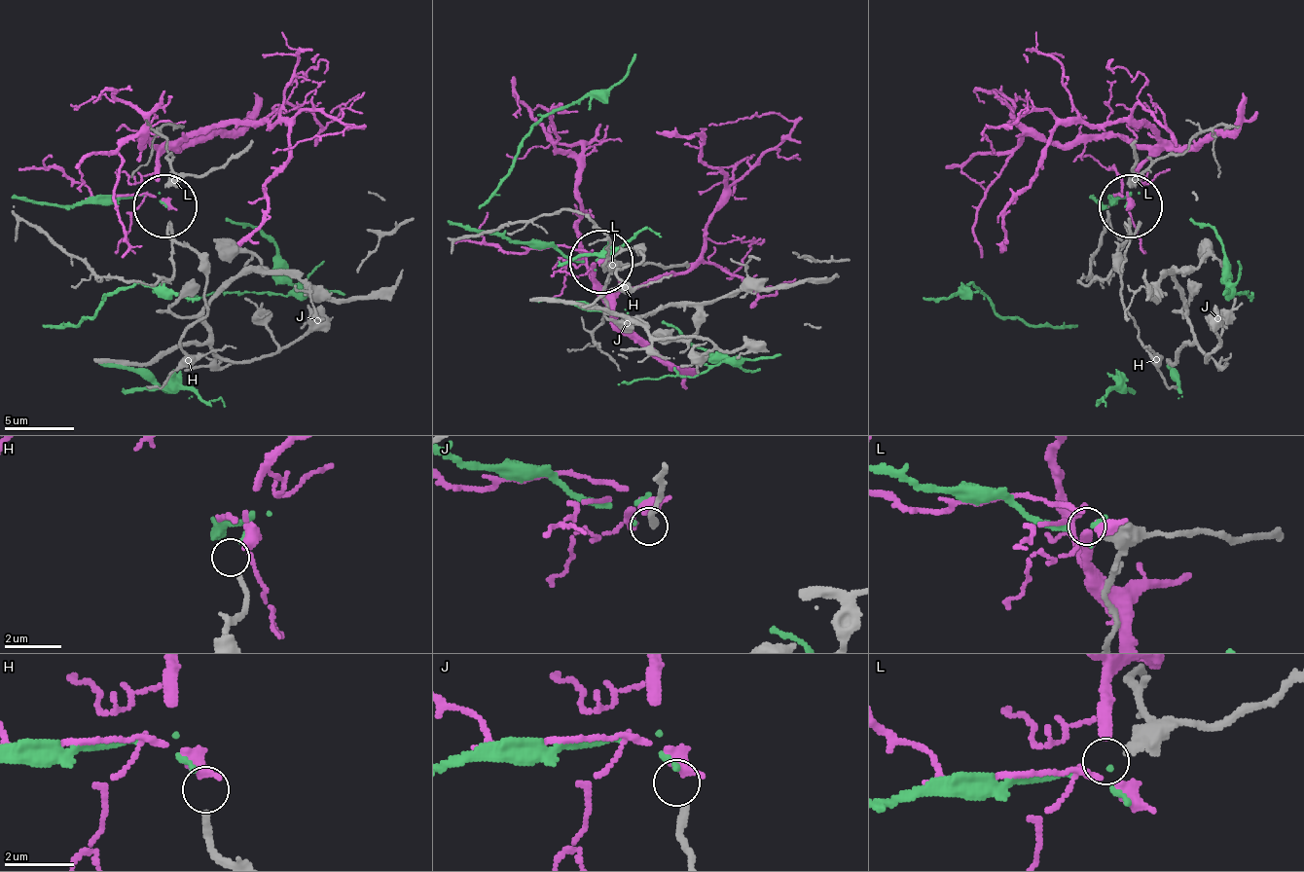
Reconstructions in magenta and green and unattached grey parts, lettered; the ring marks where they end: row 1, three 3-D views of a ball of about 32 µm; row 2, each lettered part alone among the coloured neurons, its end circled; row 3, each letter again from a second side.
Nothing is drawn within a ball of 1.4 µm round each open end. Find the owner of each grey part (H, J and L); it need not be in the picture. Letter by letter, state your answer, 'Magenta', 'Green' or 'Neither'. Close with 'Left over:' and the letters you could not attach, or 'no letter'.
H: Neither
J: Neither
L: Green
Left over: H, J

